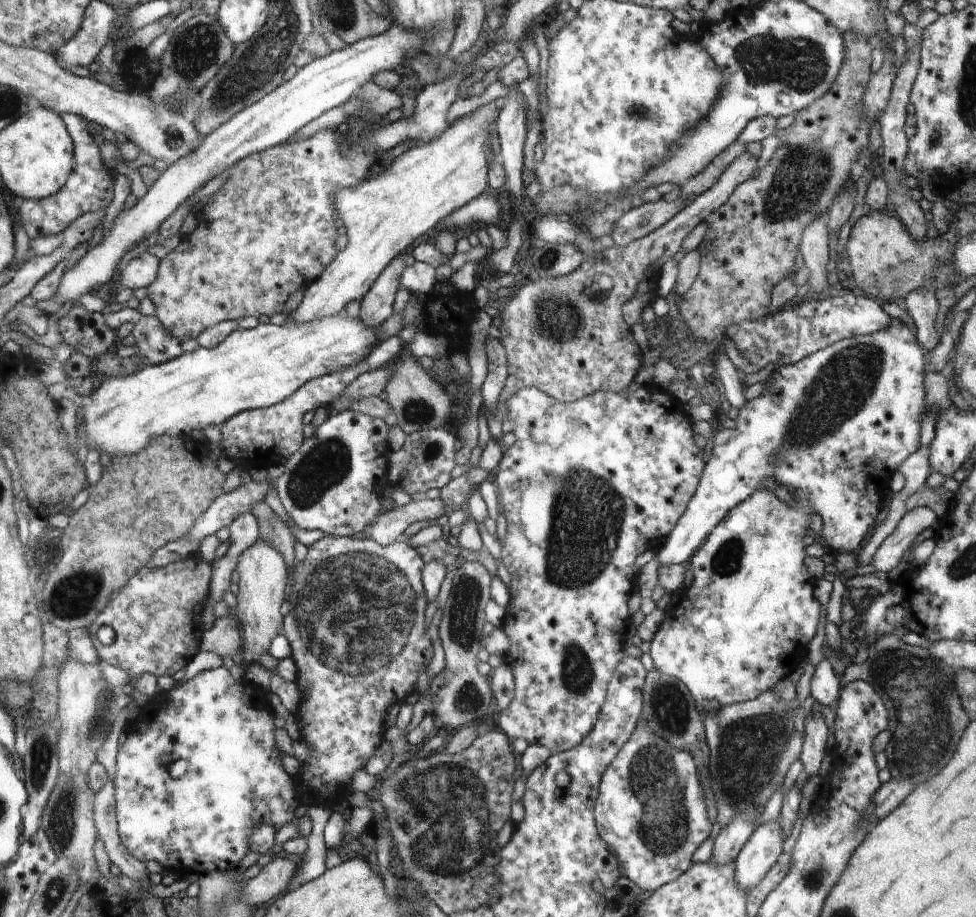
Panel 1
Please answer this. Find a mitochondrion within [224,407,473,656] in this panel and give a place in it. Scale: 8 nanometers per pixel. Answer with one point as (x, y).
(327, 464)

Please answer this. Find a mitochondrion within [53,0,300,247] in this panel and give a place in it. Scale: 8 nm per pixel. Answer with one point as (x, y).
(196, 50)

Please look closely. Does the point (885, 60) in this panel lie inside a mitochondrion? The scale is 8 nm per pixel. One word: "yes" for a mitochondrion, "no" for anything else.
no

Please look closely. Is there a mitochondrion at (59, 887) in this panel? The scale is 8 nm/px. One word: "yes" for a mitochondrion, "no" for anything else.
yes

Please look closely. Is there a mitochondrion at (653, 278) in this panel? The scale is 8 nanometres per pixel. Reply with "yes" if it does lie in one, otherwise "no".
no

